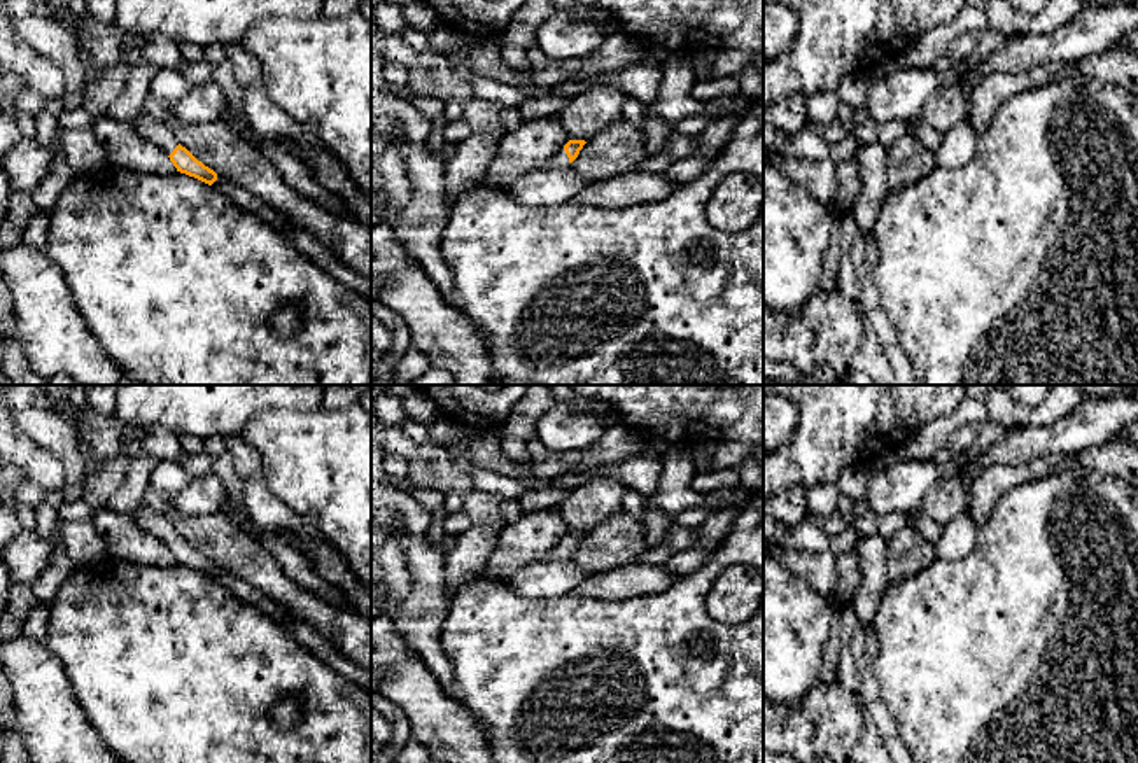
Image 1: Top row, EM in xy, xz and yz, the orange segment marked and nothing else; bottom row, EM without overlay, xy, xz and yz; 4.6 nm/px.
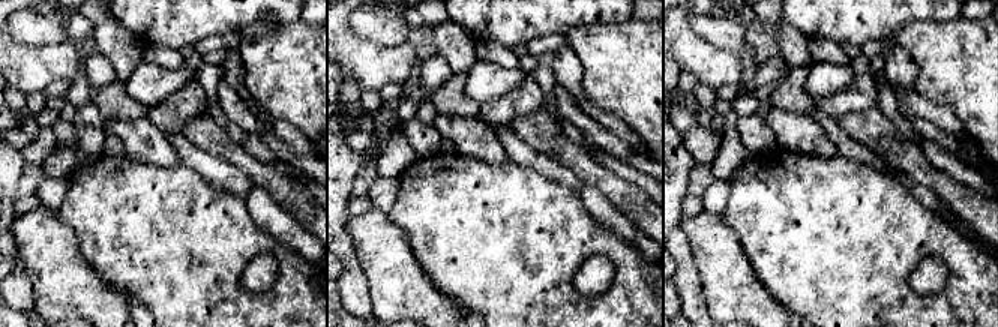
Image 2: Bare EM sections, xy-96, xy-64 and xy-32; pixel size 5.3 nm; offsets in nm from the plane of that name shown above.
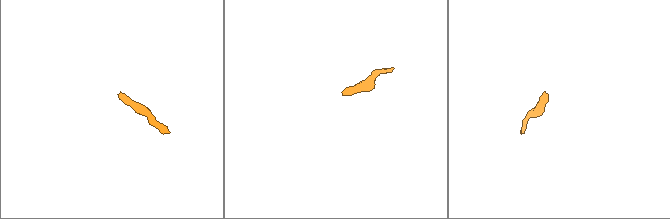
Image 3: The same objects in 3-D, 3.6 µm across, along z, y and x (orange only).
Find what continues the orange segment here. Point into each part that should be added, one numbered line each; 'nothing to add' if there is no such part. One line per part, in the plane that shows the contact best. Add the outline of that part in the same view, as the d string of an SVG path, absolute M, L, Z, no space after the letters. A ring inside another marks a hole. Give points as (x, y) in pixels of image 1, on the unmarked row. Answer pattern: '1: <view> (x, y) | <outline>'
1: xz (561, 552) | M562 537L558 544L551 548L543 560L565 560L565 558L571 558L571 555Z

